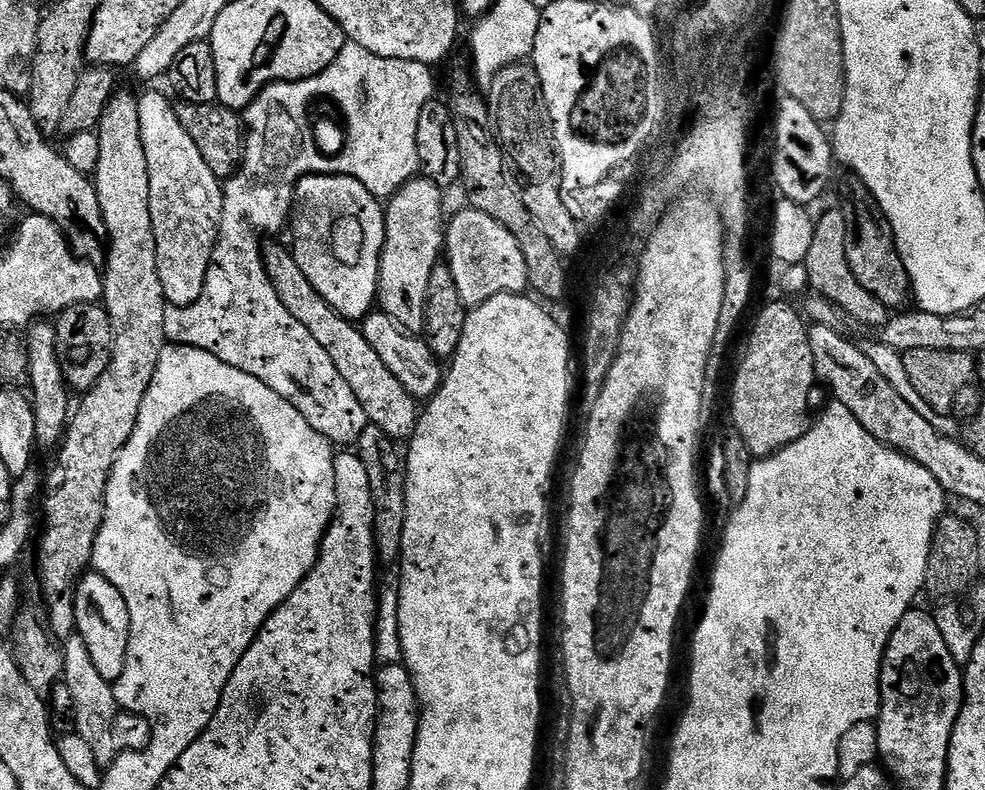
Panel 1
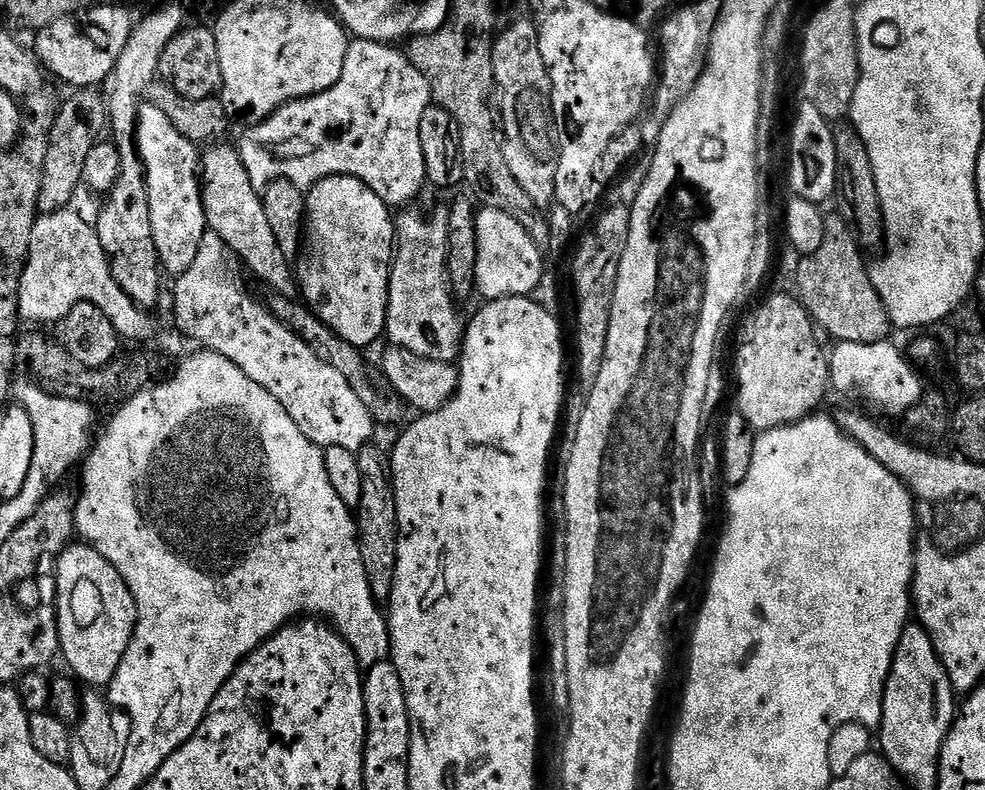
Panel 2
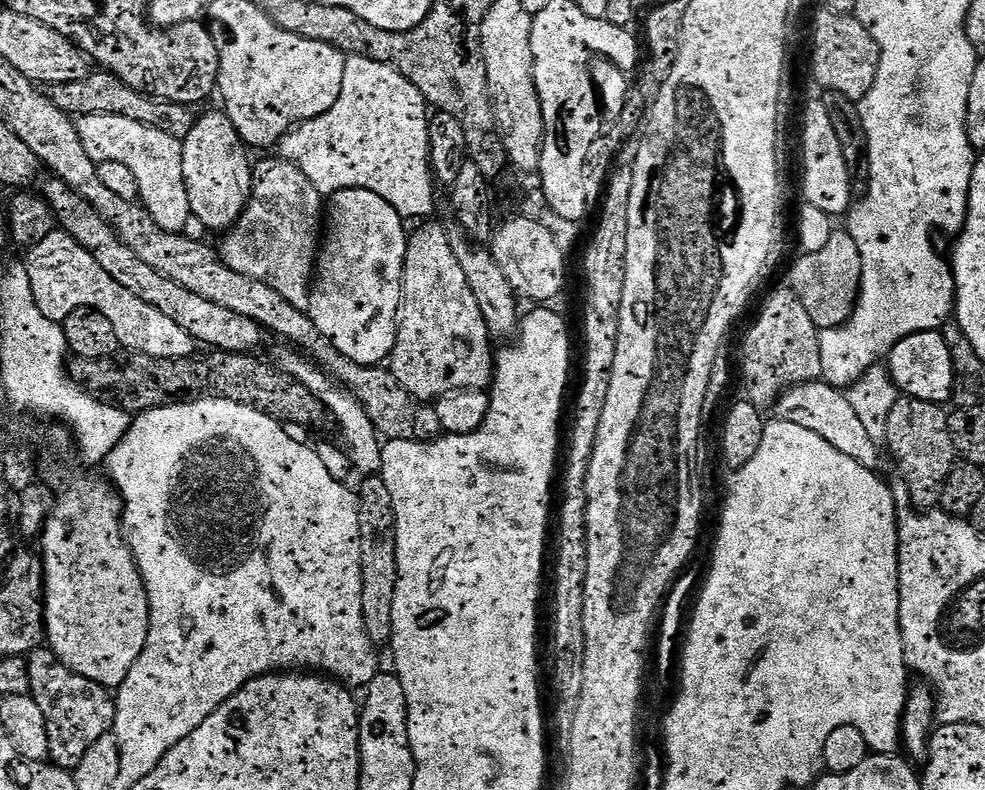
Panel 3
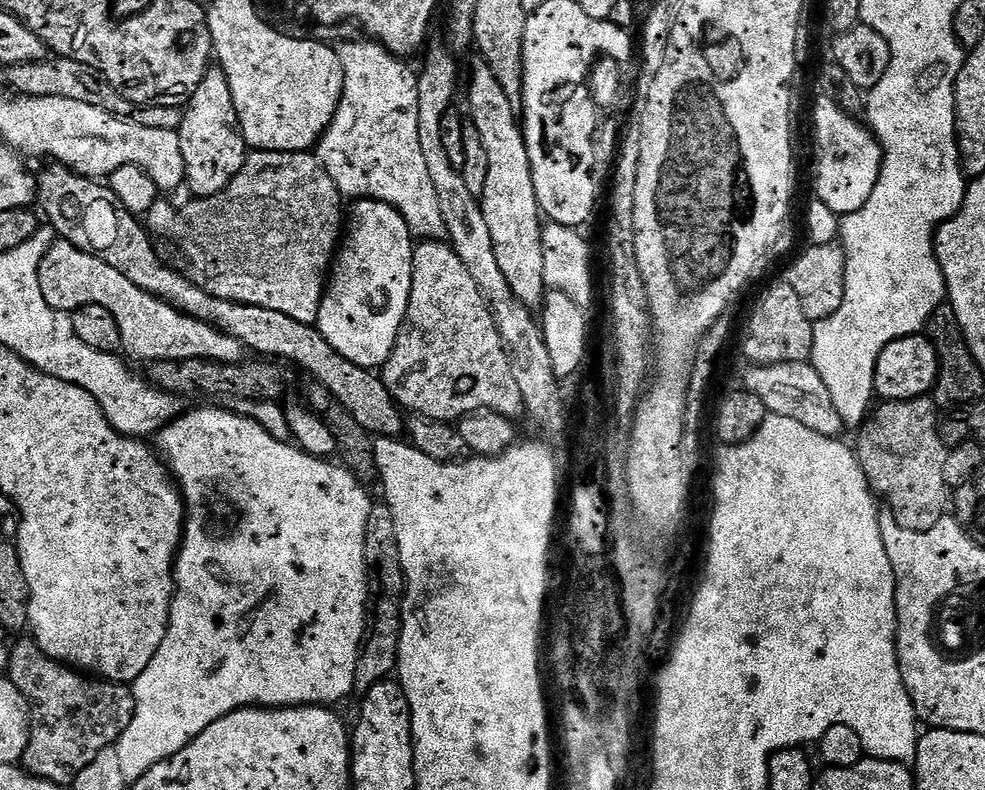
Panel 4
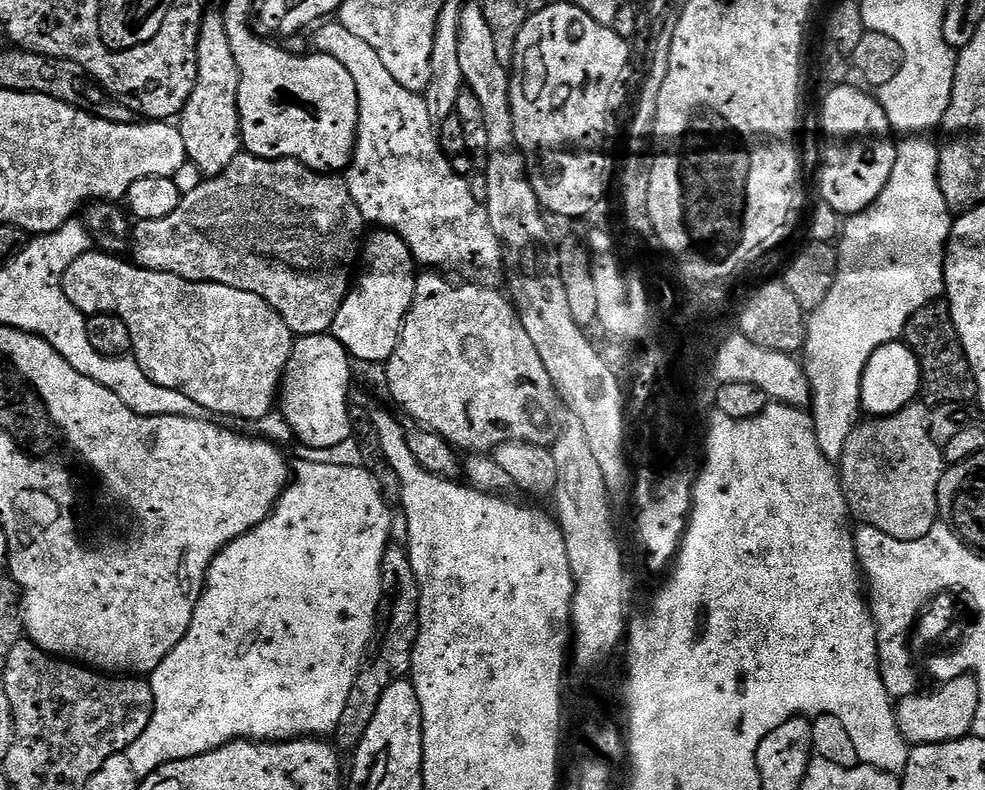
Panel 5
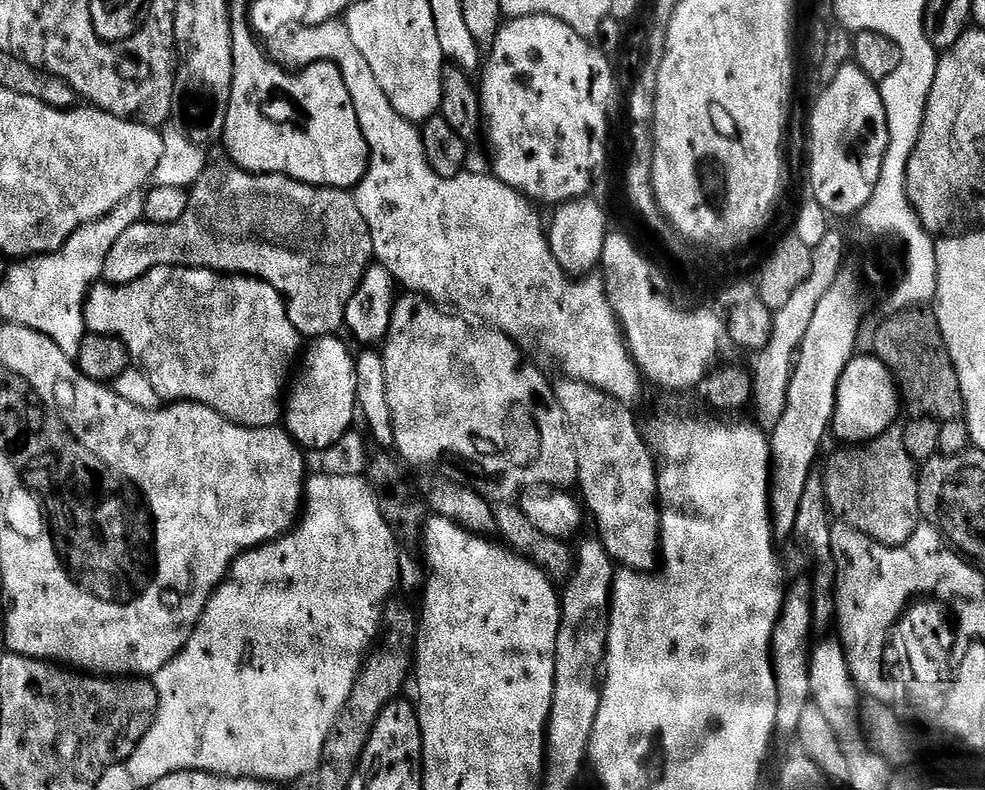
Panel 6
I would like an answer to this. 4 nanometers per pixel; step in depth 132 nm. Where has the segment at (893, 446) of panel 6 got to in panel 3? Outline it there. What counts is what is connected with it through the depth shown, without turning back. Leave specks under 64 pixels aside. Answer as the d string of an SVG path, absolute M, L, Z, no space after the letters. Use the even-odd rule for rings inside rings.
M900 396L896 399L888 420L889 435L900 434L900 453L896 458L900 464L899 473L906 477L913 507L917 511L933 511L940 502L941 488L946 477L952 472L956 465L956 451L953 448L953 440L949 434L949 413L945 407L936 403L924 402L912 396Z

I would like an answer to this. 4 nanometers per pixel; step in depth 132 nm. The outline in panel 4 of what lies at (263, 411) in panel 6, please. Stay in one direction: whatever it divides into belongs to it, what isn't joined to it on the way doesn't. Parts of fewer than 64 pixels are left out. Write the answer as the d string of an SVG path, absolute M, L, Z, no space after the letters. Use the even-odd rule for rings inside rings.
M53 244L40 267L40 281L42 298L46 298L51 308L69 314L87 304L97 303L98 296L92 283L100 284L99 299L106 302L110 314L116 316L122 334L123 351L128 351L136 360L216 360L219 364L239 364L245 359L243 344L225 332L217 332L214 325L195 320L193 316L179 312L164 300L134 286L134 282L123 279L110 266L101 264L98 258L78 250L73 244Z

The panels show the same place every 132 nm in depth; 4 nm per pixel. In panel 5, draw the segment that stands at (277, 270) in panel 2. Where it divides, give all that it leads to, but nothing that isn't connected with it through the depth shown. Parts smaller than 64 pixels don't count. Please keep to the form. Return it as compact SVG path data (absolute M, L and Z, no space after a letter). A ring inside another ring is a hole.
M219 11L203 13L196 61L196 85L183 101L184 109L178 112L178 127L185 143L187 163L194 165L201 177L207 178L222 174L222 170L226 170L226 166L230 166L230 162L234 162L234 158L242 152L238 114L240 71L236 68L224 17Z

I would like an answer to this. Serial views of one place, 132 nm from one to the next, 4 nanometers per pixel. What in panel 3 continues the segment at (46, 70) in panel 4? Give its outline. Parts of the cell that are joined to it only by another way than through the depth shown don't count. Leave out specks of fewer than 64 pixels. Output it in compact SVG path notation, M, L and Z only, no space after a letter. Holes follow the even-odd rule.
M103 70L89 71L88 76L78 82L51 85L50 97L59 110L68 113L72 118L86 115L121 115L122 118L134 119L136 122L167 133L171 133L172 128L182 127L183 129L194 116L191 107L168 104L165 100L145 96L143 92L126 86L126 82L119 80L112 72Z

